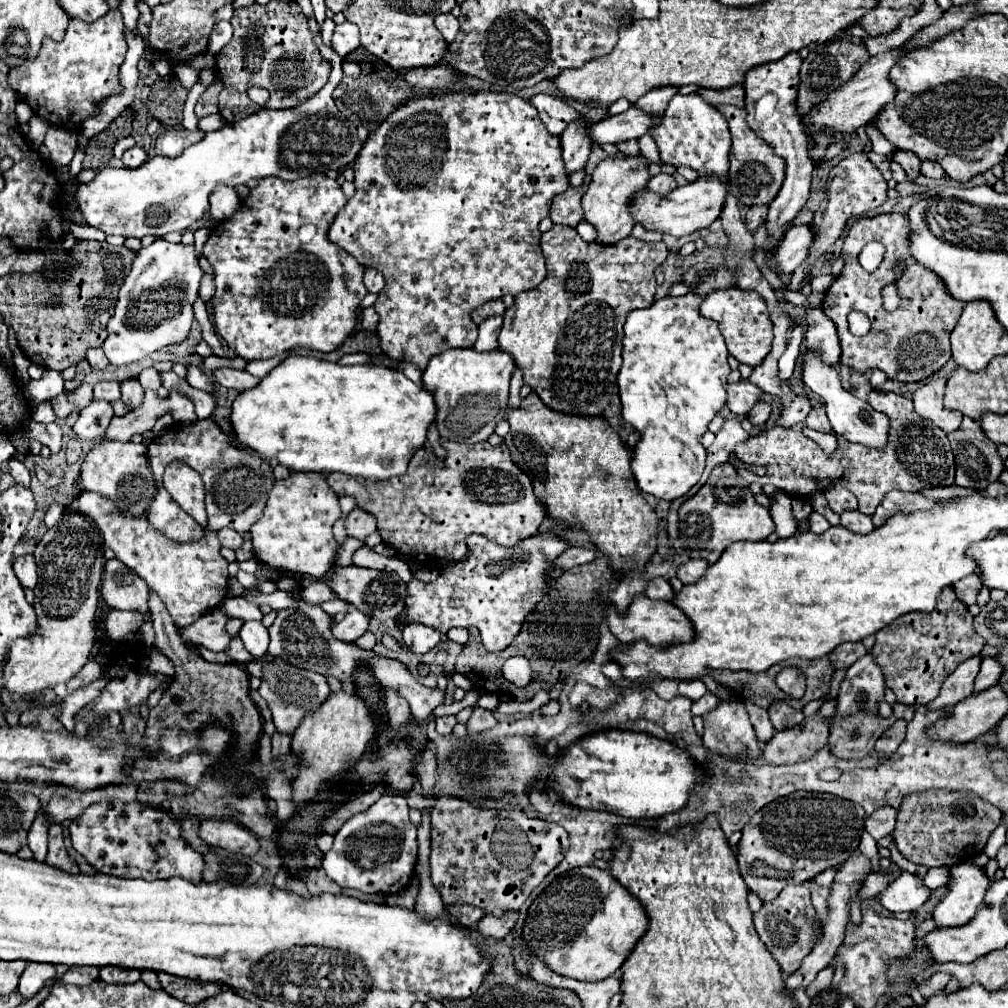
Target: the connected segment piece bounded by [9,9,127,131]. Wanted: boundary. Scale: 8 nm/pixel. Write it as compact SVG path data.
M111 9L93 23L71 19L67 35L61 43L45 39L39 55L33 61L9 71L9 85L51 125L79 131L81 121L97 111L95 105L103 97L119 91L117 73L127 51L123 29L125 27L119 9Z

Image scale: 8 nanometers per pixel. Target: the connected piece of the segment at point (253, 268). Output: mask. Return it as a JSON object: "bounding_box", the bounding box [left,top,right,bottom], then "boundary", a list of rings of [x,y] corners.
{"bounding_box":[203,173,367,361],"boundary":[[[323,173],[311,177],[317,181],[281,181],[277,177],[261,179],[259,185],[242,200],[239,211],[213,227],[203,247],[203,255],[209,259],[215,277],[215,295],[211,299],[215,329],[227,345],[247,361],[269,359],[295,347],[325,353],[335,351],[355,329],[355,311],[359,301],[367,295],[363,285],[363,265],[359,265],[347,251],[327,241],[327,229],[347,199],[335,179]]]}

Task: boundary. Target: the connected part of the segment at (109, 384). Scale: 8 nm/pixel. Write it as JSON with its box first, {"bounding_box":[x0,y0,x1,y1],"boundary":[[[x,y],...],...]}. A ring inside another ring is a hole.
{"bounding_box":[93,381,121,401],"boundary":[[[99,381],[93,389],[93,399],[103,399],[103,401],[117,401],[121,397],[119,393],[119,383],[117,381]]]}

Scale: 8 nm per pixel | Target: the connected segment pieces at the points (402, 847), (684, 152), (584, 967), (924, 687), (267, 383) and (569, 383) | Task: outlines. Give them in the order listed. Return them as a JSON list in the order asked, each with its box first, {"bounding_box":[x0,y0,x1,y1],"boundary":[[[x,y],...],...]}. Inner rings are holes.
[{"bounding_box":[323,793,417,893],"boundary":[[[383,793],[367,811],[351,817],[335,833],[335,843],[323,857],[325,873],[339,885],[359,889],[363,893],[401,893],[413,877],[417,861],[417,827],[409,821],[405,795]]]},{"bounding_box":[649,95,731,177],"boundary":[[[675,95],[665,113],[661,115],[661,123],[655,125],[649,135],[655,139],[657,149],[661,153],[663,163],[671,165],[687,165],[695,169],[701,177],[717,175],[717,177],[727,177],[727,167],[729,167],[729,147],[731,147],[731,135],[727,121],[723,115],[703,103],[699,95]]]},{"bounding_box":[521,867,647,981],"boundary":[[[597,867],[571,869],[549,883],[531,903],[521,941],[523,949],[541,957],[551,971],[579,981],[613,975],[647,929],[641,903],[607,871]]]},{"bounding_box":[871,587,983,705],"boundary":[[[943,587],[937,607],[931,613],[907,613],[893,619],[875,635],[871,655],[881,667],[885,685],[905,705],[927,705],[939,695],[943,681],[967,659],[975,657],[983,649],[983,639],[973,629],[973,615],[955,597],[953,587]]]},{"bounding_box":[231,355,435,479],"boundary":[[[289,355],[271,369],[259,385],[241,391],[231,407],[235,439],[255,455],[291,471],[343,473],[365,479],[391,479],[407,471],[409,459],[425,443],[427,427],[435,419],[433,395],[407,379],[401,371],[383,365],[337,365],[315,357]]]},{"bounding_box":[499,225,667,417],"boundary":[[[553,225],[551,231],[543,233],[541,237],[541,249],[543,249],[543,255],[545,255],[545,261],[547,261],[547,277],[545,281],[531,289],[531,291],[525,291],[525,293],[519,293],[515,297],[515,303],[513,307],[509,307],[505,311],[505,323],[503,323],[503,329],[499,333],[499,351],[505,351],[513,357],[515,361],[515,367],[523,371],[523,383],[531,387],[533,393],[537,393],[541,397],[541,401],[553,409],[553,411],[559,411],[559,413],[565,413],[565,415],[579,415],[579,417],[603,417],[605,409],[609,407],[609,401],[613,397],[613,389],[615,389],[615,379],[617,379],[617,373],[621,369],[621,339],[623,339],[623,323],[625,323],[625,317],[629,311],[633,309],[641,309],[641,307],[649,307],[653,301],[655,301],[655,289],[657,289],[657,281],[655,281],[655,267],[661,265],[665,261],[665,255],[667,255],[667,247],[665,243],[645,243],[645,241],[639,241],[635,237],[625,237],[623,241],[615,243],[615,245],[599,245],[599,243],[587,243],[579,237],[579,233],[573,229],[573,227],[567,227],[567,225]]]}]

